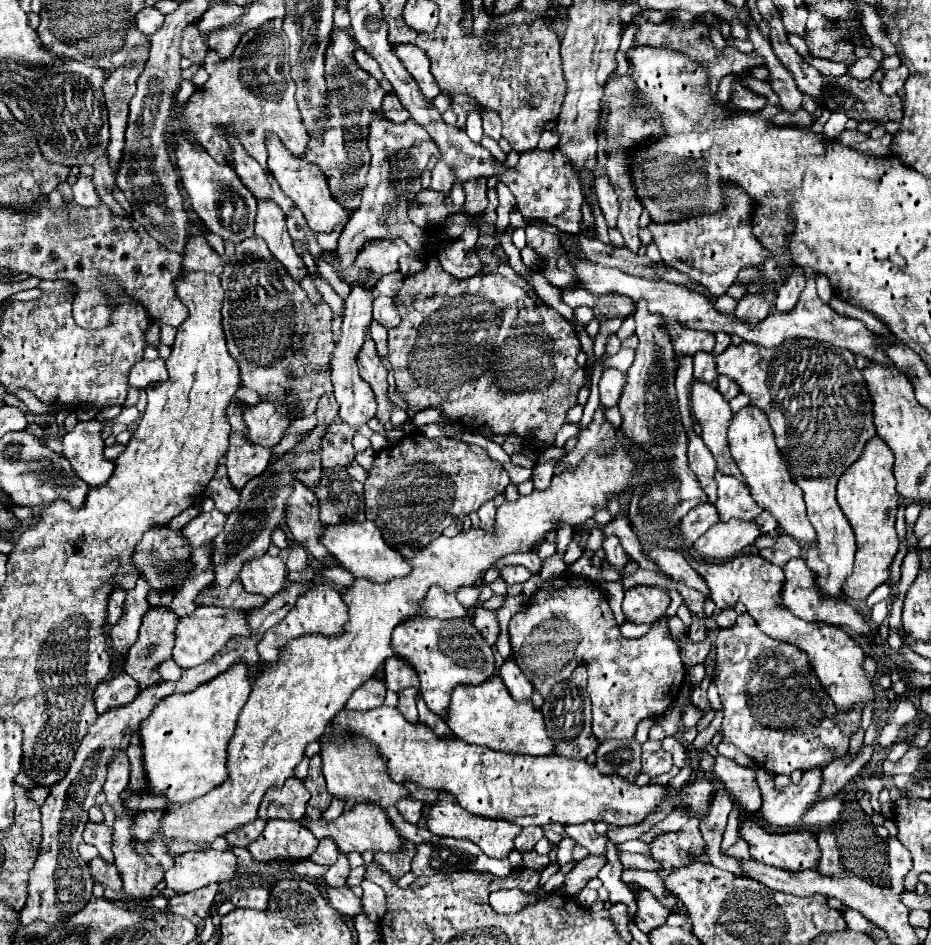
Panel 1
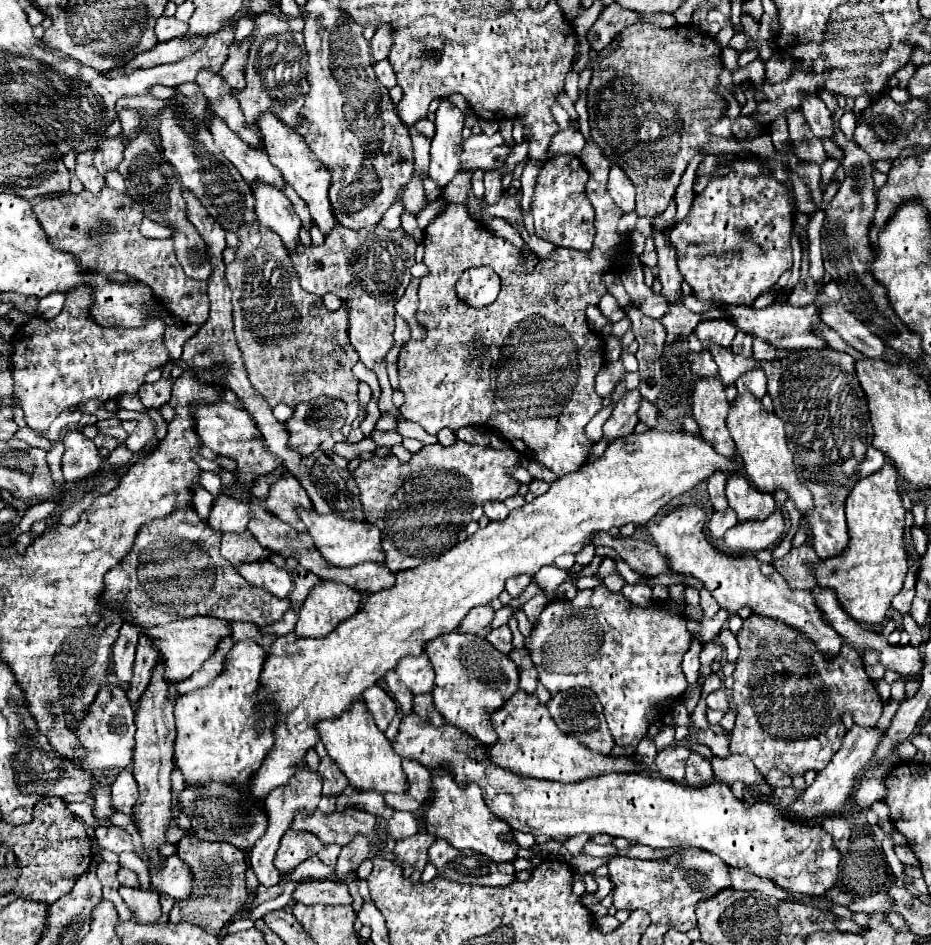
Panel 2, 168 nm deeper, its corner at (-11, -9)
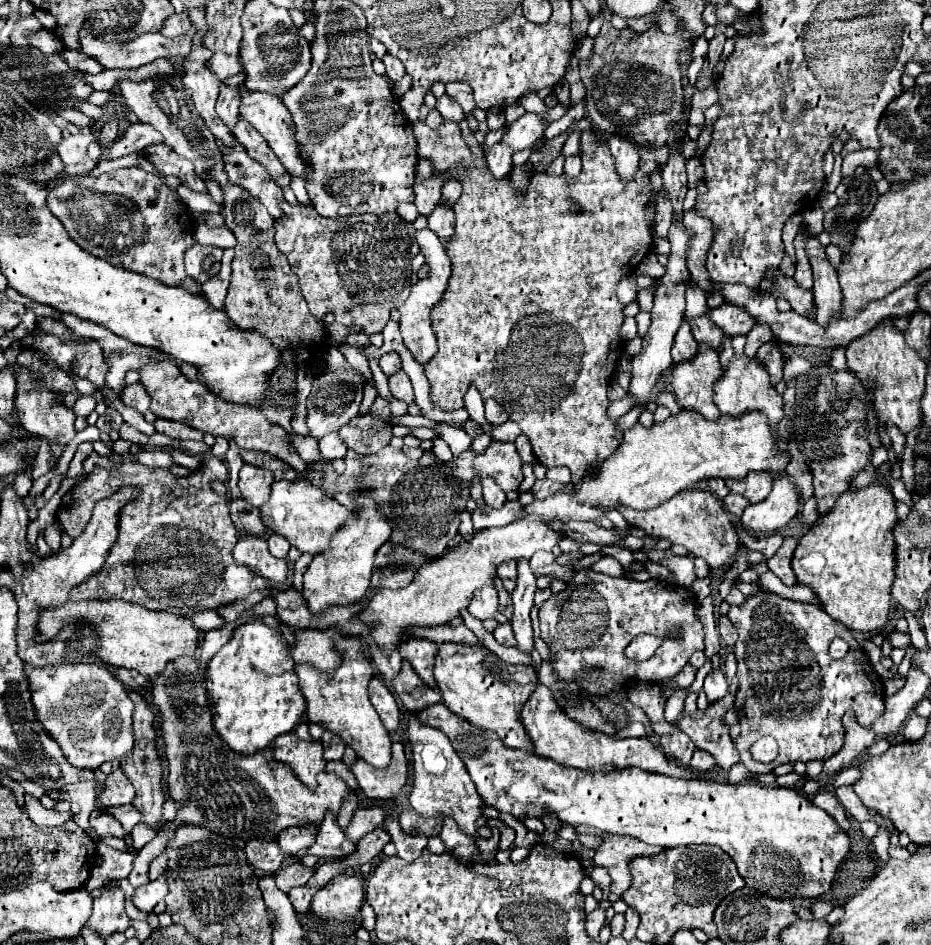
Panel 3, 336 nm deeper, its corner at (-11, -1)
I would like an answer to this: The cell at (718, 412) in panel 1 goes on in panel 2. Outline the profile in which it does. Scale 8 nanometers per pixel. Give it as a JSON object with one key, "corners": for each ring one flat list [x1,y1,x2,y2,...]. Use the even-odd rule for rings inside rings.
{"corners":[[720,377,698,379,692,391,692,417,696,419,702,437,710,441,720,455,736,457,736,447,726,427,728,411,730,403,724,395]]}

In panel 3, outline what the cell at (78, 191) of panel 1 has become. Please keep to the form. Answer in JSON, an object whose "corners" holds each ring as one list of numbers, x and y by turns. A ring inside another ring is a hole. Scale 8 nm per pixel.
{"corners":[[78,133,70,137,62,137,62,141,56,145,56,155,66,163,76,163,86,157,86,147,92,141,92,133]]}

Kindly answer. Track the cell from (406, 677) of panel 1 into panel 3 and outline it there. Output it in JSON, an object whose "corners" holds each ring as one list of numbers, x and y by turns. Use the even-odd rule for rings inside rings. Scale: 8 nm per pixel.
{"corners":[[408,639,408,641,402,641,402,645,398,649,400,649,400,655,412,663,416,673,430,687,434,687,432,665,434,665,434,655,438,651,438,645,428,639]]}

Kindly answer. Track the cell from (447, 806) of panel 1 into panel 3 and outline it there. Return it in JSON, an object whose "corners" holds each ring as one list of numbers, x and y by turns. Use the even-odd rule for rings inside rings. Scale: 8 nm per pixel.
{"corners":[[412,713,408,721,408,741,412,745,412,791,410,791,410,805,424,817,444,815,454,817,460,829,468,835,476,835,476,819,482,815,484,801,476,793,472,779,456,755,450,739,436,727,428,727,418,721,418,715]]}

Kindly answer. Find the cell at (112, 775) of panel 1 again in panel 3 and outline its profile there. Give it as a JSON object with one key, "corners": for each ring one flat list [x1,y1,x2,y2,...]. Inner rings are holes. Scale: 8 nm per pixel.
{"corners":[[116,769,106,777,106,787,98,795,100,803,104,805,126,805,132,801,132,797,134,797,134,789,130,781,124,777,122,769]]}

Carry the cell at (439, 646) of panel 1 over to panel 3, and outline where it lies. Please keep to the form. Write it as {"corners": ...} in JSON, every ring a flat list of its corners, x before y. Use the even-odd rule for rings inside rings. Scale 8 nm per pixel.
{"corners":[[448,643,448,645,440,645,438,653,436,653,436,663,434,663,434,679,438,683,438,689,442,693,442,703,456,713,458,717,470,721,476,727,482,729,490,729,494,733,498,733,498,737,504,741,504,745,512,747,512,749,522,749,522,751,532,751,532,739,528,737,524,725,522,725,522,707,524,701,530,699,530,695,534,693,534,667,530,665,510,665,506,661,502,661,498,655,494,655,492,651,488,651,486,647,472,647,472,645,456,645,456,643]]}

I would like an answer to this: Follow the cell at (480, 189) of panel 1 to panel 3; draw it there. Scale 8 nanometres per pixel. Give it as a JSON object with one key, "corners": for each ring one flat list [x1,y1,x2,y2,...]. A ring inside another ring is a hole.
{"corners":[[496,143,488,153,486,153,486,161,488,161,488,169,492,171,494,177,504,177,512,171,512,147]]}

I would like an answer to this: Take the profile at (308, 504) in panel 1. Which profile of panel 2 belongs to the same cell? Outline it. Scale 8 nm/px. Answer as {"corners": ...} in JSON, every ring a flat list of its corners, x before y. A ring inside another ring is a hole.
{"corners":[[288,475,272,485,268,505,270,505,268,509,278,519,292,525,296,531,306,531,304,523,298,515,298,507,312,509,312,503,310,503,310,497,304,493,304,487,292,475]]}

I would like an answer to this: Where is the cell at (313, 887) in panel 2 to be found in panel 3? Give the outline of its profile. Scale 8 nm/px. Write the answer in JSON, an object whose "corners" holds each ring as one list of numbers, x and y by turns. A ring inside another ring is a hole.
{"corners":[[294,863,294,865,280,867,278,871,272,871,272,873,258,873,258,875,260,875,260,877,266,877,266,875,274,877,274,879,276,879,276,885,278,885,284,893,288,893,290,889,304,885,304,883,314,875,314,869,308,869,308,867,300,865,300,863]]}

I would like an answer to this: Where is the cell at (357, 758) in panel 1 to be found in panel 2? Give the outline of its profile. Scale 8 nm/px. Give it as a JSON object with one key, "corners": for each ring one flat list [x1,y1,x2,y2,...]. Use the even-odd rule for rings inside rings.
{"corners":[[362,701,352,705,352,711,342,713,334,721,322,721,318,725,320,739,330,755,330,759,338,765,338,769,348,779,348,785,358,791,376,791,376,793,404,793,408,789,406,773,402,769,402,759,394,753,386,735,374,725]]}

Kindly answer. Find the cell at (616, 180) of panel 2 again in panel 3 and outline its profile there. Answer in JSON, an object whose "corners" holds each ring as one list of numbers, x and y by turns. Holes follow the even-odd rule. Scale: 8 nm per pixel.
{"corners":[[608,135,608,145,612,151,612,157,616,161,618,173,620,177,628,179,632,177,632,173,638,169,638,149,640,145,636,145,634,141,626,139,626,137,616,137,616,135]]}

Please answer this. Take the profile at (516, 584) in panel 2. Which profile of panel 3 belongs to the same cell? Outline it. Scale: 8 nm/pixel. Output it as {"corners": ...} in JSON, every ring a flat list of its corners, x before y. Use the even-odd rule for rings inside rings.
{"corners":[[504,561,496,567,496,573,500,579,516,579,516,561]]}

